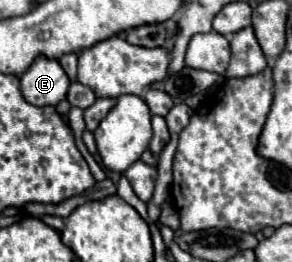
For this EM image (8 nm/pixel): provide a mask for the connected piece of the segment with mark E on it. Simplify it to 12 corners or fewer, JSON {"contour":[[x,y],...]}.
{"contour":[[37,58],[21,76],[33,106],[55,106],[69,78],[57,60]]}

